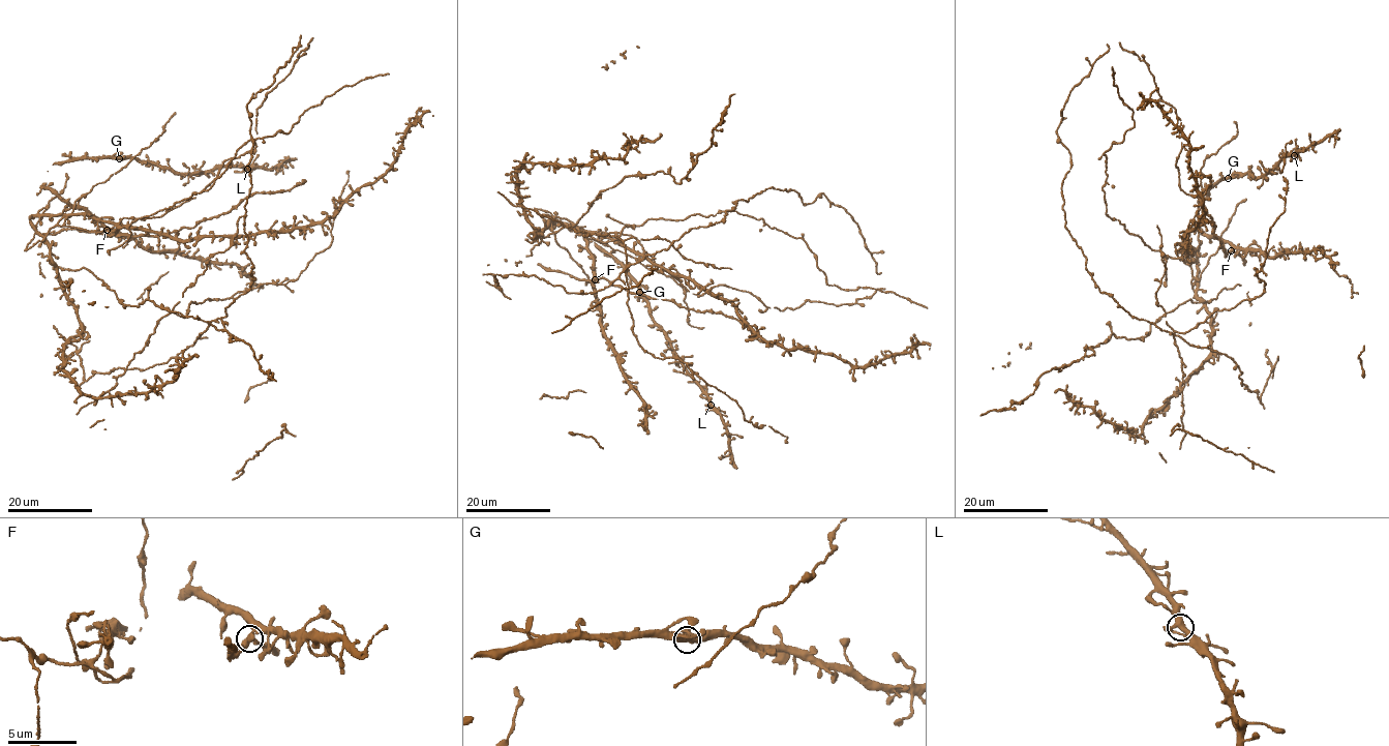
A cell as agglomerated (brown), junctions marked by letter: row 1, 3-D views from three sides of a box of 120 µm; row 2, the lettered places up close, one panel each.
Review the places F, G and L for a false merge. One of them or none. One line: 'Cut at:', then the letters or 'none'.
Cut at: F

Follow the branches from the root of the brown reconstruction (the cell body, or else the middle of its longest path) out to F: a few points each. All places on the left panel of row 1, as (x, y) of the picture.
F: (248, 151), (162, 214), (123, 217), (96, 234), (65, 225), (68, 198), (108, 229)

